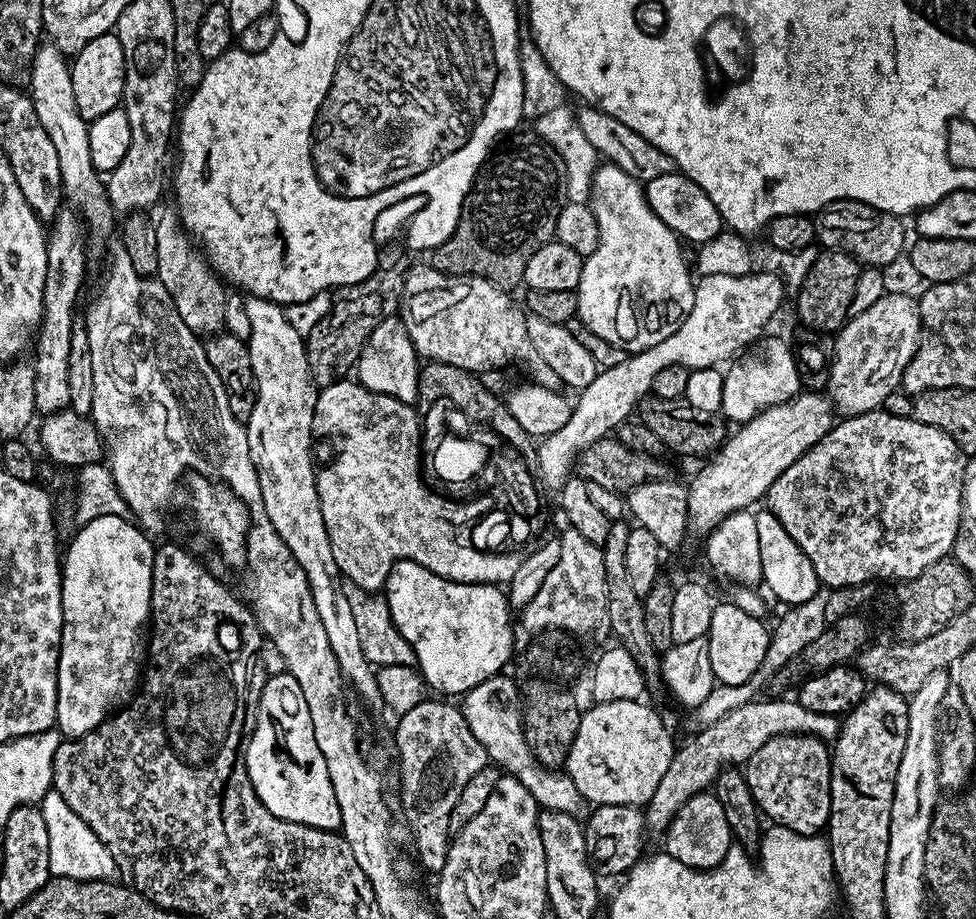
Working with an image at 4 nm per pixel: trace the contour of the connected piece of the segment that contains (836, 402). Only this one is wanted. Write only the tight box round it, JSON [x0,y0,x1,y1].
[827,294,920,417]

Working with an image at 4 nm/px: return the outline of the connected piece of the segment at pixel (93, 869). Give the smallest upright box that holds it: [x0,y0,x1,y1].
[38,790,117,880]

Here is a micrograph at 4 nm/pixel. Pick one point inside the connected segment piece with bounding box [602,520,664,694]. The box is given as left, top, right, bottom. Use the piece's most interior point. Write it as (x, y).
(625, 612)

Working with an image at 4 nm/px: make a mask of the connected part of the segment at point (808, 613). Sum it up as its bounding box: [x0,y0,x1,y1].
[684,588,829,734]

